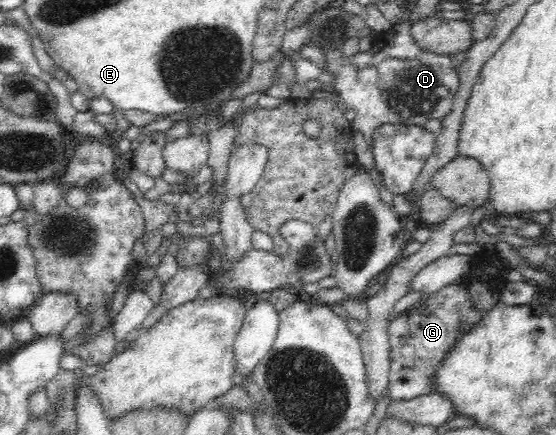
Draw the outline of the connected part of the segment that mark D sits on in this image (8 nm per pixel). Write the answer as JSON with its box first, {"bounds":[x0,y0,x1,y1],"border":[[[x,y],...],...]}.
{"bounds":[321,18,458,151],"border":[[[403,18],[392,24],[382,35],[378,35],[367,52],[358,52],[351,57],[343,56],[341,47],[321,49],[325,58],[325,67],[321,70],[335,77],[328,85],[333,87],[334,95],[340,104],[357,113],[357,122],[352,125],[352,129],[363,132],[369,151],[372,151],[373,147],[371,139],[374,130],[382,124],[397,123],[409,127],[423,127],[427,121],[433,118],[441,119],[451,111],[454,95],[458,90],[456,65],[448,55],[427,52],[417,46],[411,35],[411,26],[413,23]]]}

